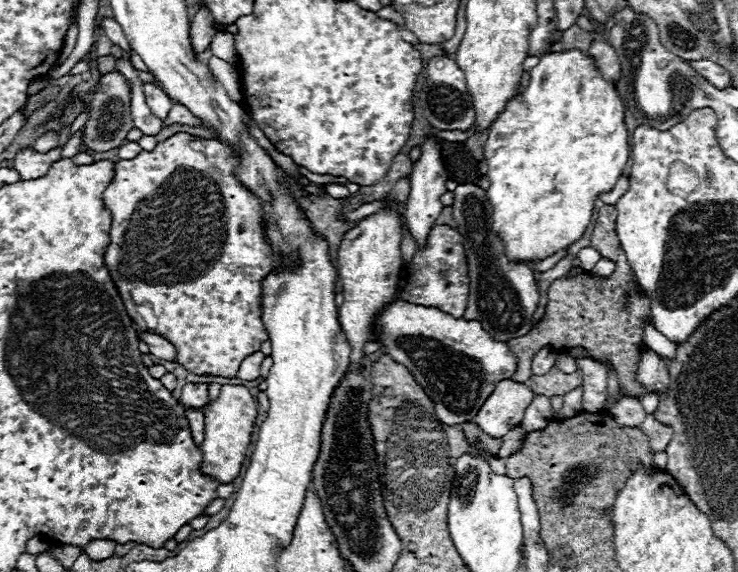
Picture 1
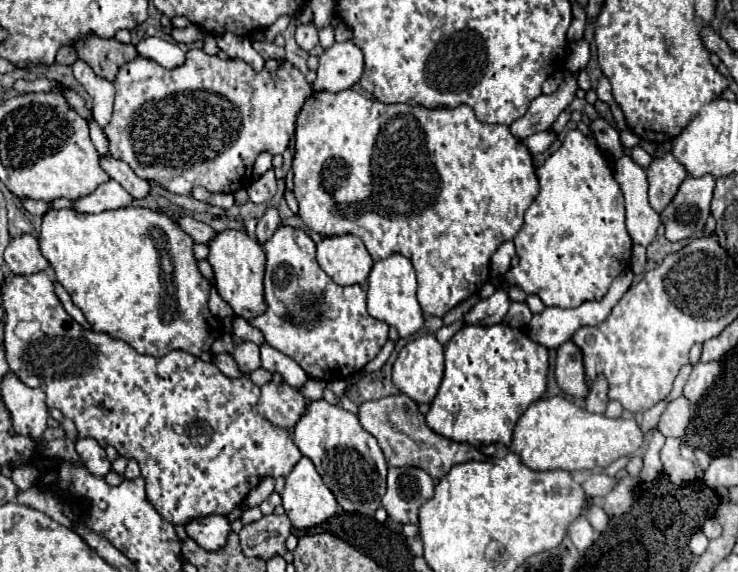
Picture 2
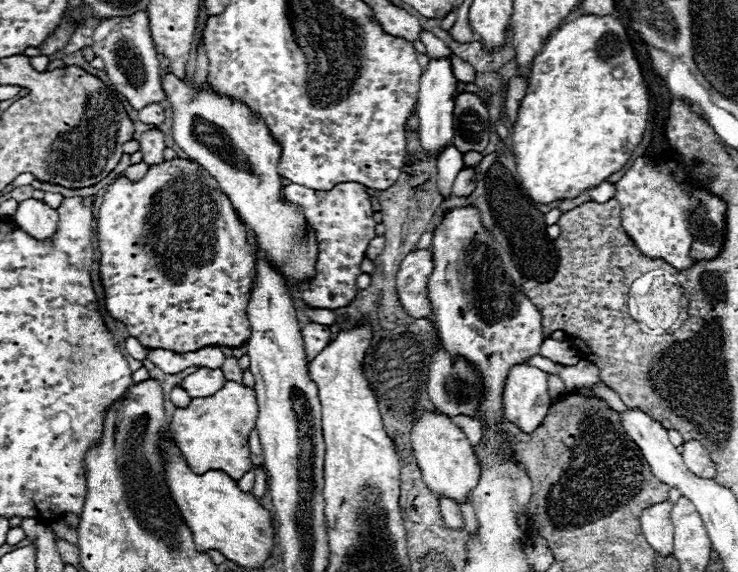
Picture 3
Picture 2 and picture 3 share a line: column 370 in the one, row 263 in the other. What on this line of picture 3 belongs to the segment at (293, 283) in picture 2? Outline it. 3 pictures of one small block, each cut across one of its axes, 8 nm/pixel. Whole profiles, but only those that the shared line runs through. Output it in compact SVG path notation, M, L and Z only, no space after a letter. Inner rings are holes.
M356 182L338 184L332 190L310 190L300 184L288 184L282 190L282 198L296 206L302 206L308 224L316 230L316 240L320 248L316 262L316 278L310 284L300 286L304 304L328 310L348 306L350 300L358 294L356 276L362 274L360 262L366 256L366 246L376 236L376 220L368 190Z

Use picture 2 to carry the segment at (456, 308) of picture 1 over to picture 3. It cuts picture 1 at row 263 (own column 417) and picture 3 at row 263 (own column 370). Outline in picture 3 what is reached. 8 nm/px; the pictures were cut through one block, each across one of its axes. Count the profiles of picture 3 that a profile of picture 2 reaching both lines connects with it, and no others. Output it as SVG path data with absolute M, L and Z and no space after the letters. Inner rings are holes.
M412 250L400 264L396 276L396 290L402 308L412 318L428 318L432 304L428 298L428 278L434 270L432 250Z

